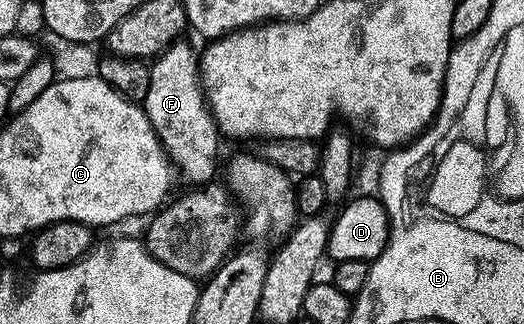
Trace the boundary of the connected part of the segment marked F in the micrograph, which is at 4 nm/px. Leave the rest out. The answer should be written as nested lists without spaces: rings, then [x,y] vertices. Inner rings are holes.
[[[176,40],[150,67],[149,96],[145,96],[142,108],[178,177],[192,182],[192,187],[202,187],[216,177],[221,135],[199,76],[199,54],[187,40]]]

